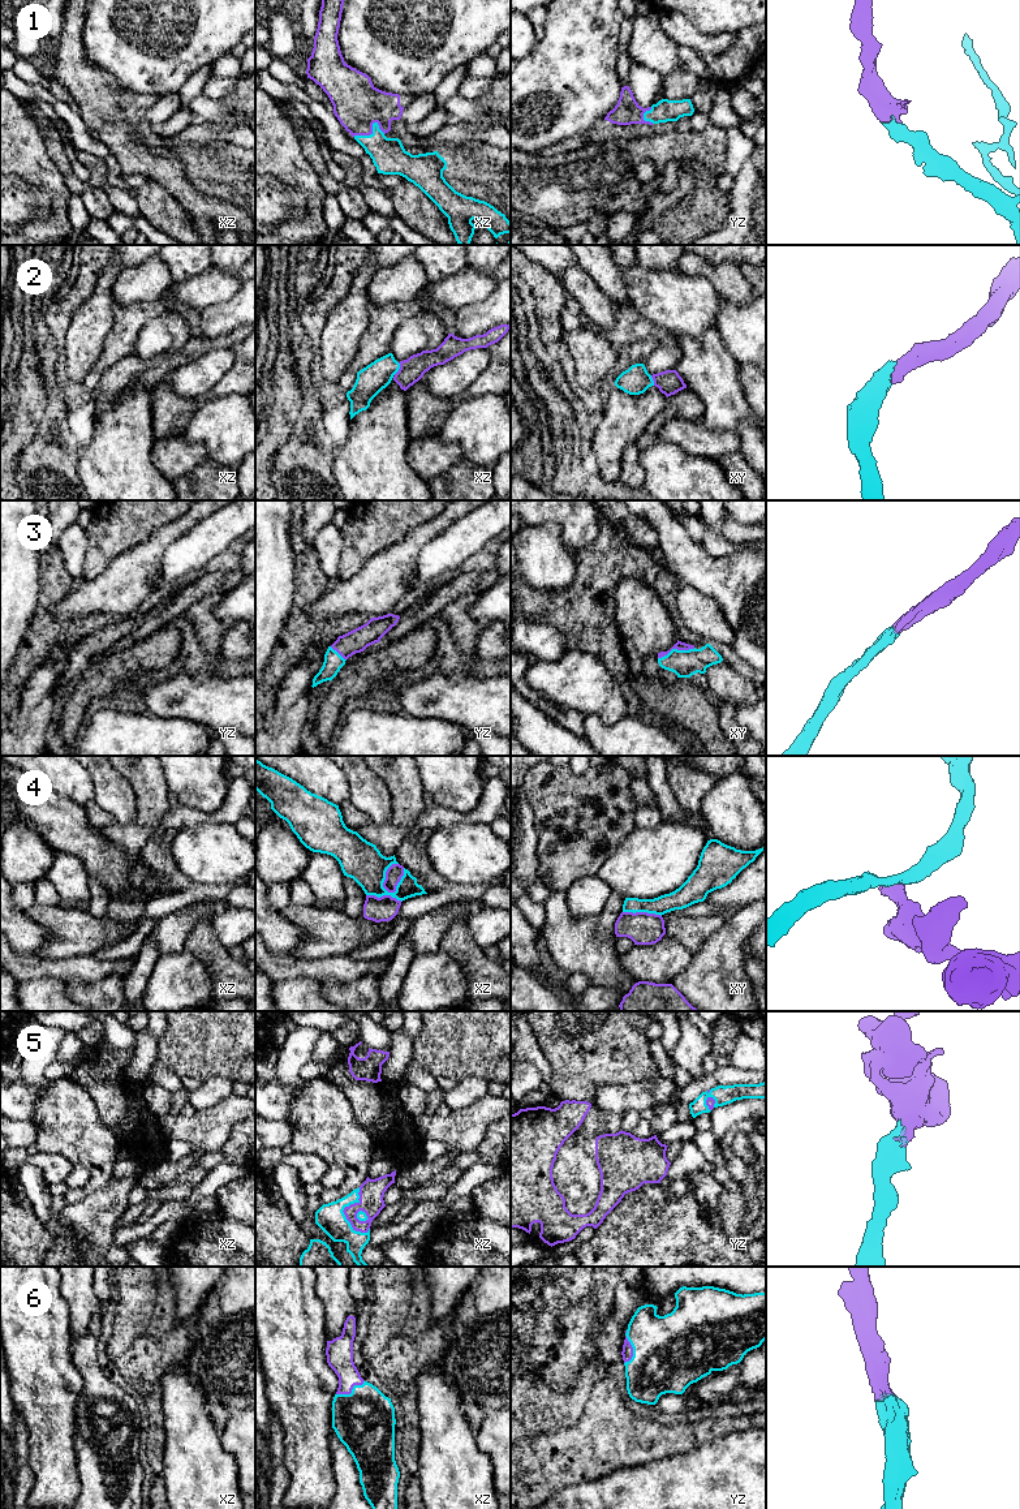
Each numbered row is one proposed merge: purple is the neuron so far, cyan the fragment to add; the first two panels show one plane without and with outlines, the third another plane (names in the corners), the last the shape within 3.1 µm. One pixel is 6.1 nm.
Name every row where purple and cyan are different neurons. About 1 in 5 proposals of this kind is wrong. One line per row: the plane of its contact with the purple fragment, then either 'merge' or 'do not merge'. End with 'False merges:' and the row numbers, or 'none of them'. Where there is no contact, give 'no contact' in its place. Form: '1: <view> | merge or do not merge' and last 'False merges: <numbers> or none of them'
1: xz | merge
2: xz | merge
3: xy | merge
4: xz | do not merge
5: xz | merge
6: yz | merge
False merges: 4

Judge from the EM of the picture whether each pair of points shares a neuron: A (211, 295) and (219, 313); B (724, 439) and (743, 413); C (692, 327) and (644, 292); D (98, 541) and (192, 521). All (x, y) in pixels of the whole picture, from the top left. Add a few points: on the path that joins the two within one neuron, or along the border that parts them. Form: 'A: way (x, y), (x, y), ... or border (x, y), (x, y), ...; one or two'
A: border (240, 286), (229, 299), (215, 302), (202, 310); two
B: border (702, 420), (710, 429), (731, 430), (737, 434); two
C: way (680, 316), (661, 296), (655, 295); one
D: border (184, 514), (163, 524), (149, 538), (133, 546); two

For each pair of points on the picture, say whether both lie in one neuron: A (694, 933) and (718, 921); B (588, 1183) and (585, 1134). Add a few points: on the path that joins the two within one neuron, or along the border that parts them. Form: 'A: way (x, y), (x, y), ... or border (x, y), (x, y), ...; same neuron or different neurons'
A: way (700, 928), (713, 924); same neuron
B: way (584, 1172), (579, 1166), (579, 1146); same neuron

